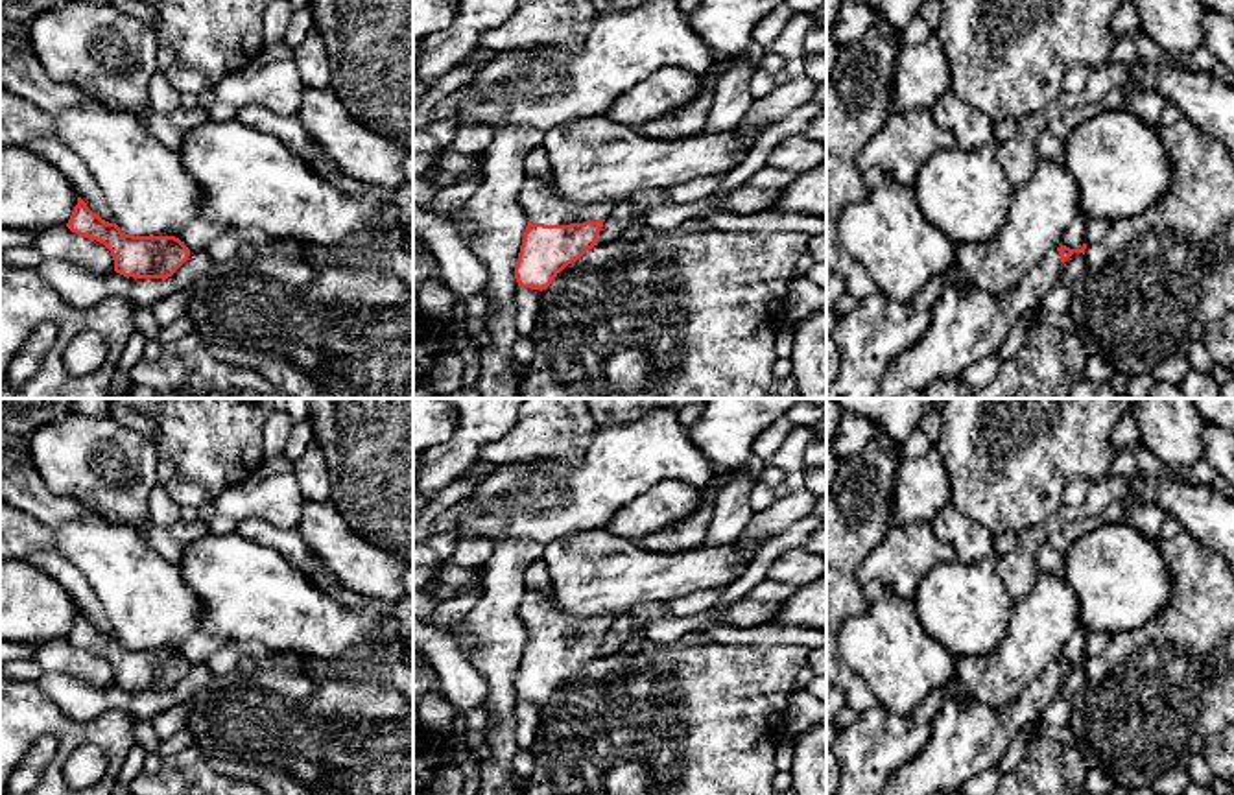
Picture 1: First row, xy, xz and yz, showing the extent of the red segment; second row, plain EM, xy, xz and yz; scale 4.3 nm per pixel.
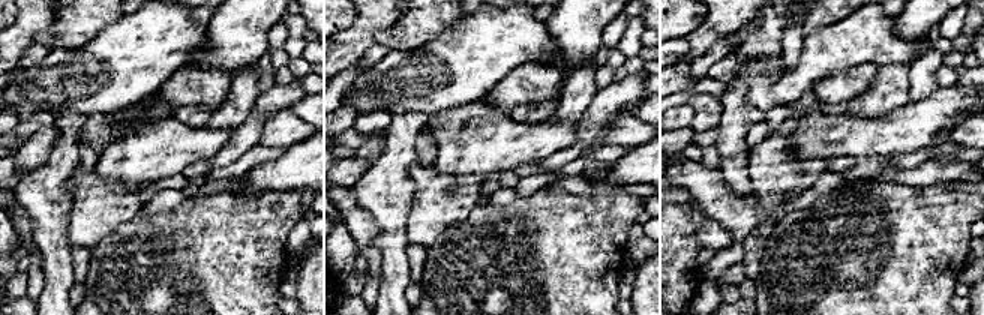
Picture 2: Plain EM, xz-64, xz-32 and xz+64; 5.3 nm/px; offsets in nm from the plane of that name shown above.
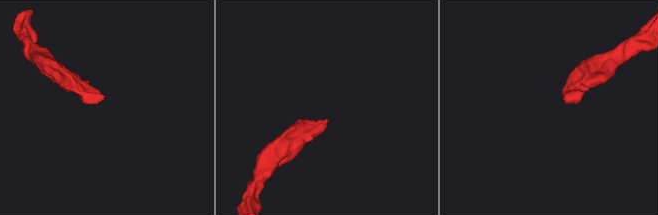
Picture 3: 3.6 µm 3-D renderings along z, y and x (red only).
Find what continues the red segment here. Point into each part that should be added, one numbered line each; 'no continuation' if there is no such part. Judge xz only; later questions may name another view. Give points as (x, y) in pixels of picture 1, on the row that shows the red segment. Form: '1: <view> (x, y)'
1: xz (541, 203)

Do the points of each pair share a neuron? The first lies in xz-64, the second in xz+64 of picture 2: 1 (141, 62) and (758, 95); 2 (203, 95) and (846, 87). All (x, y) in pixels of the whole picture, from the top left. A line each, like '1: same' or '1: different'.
1: same
2: same

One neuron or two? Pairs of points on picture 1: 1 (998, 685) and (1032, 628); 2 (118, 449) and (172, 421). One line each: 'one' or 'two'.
1: one
2: two

